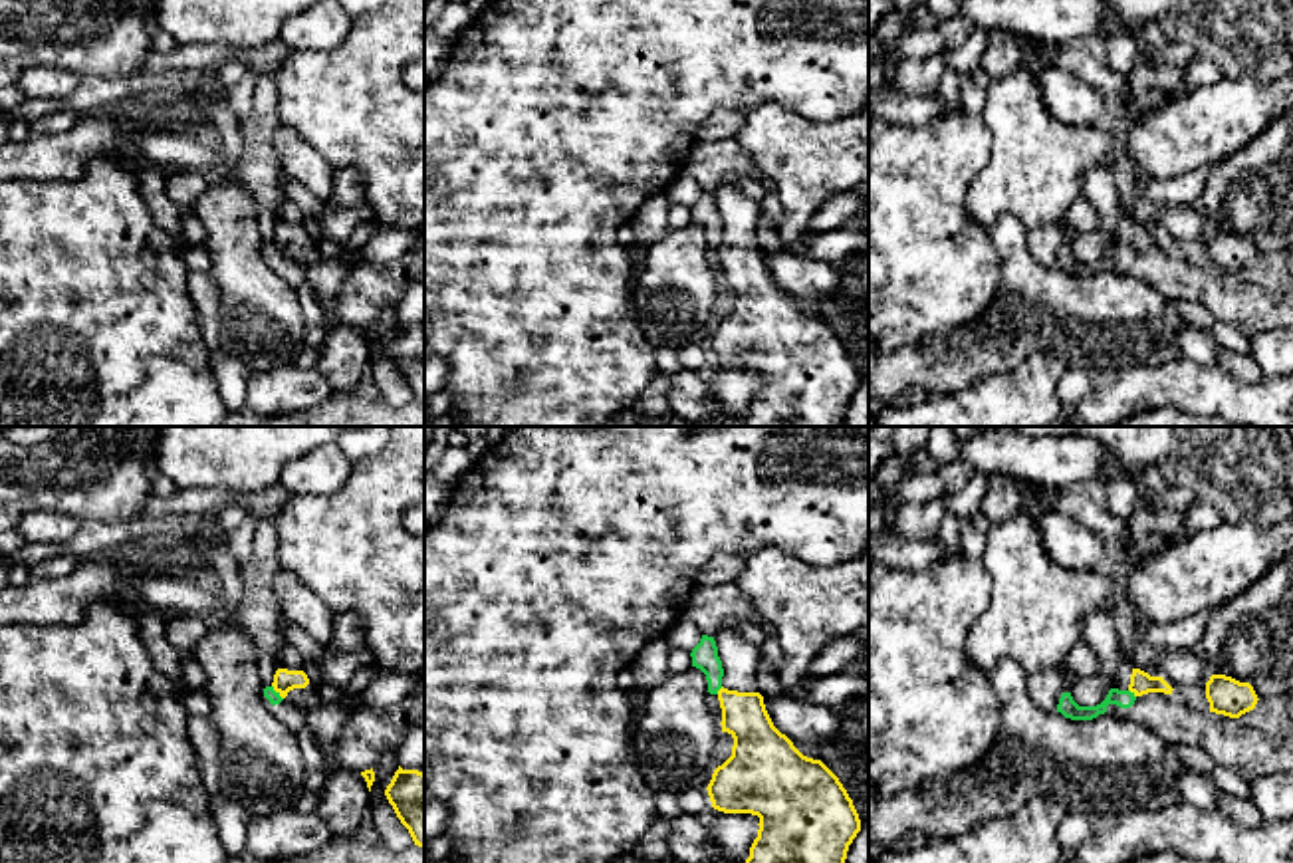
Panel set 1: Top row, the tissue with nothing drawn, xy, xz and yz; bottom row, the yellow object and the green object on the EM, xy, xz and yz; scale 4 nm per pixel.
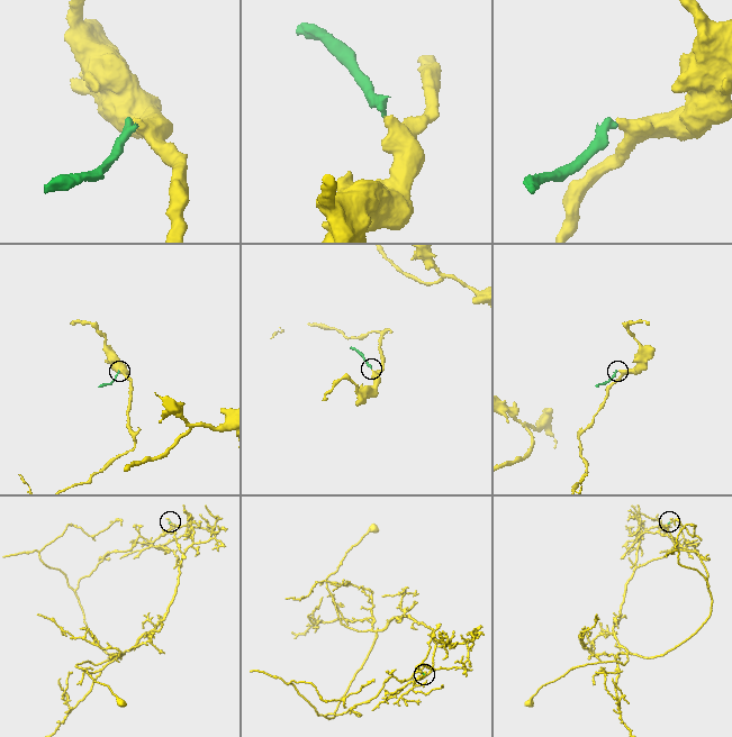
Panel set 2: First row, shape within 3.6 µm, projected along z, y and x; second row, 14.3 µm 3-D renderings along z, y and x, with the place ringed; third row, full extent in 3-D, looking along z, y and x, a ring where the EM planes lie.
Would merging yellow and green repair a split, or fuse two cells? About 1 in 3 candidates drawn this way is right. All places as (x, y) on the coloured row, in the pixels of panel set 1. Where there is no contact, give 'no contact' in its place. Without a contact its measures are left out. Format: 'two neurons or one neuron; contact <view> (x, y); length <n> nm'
two neurons; contact yz (1131, 691); length 50 nm

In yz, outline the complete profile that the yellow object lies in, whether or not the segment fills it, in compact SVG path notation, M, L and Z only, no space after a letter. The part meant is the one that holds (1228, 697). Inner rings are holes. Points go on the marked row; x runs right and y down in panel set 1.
M1212 675L1206 682L1210 712L1239 718L1257 704L1257 694L1249 682L1239 682L1226 675Z

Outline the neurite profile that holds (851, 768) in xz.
M843 714L819 760L839 778L853 800L859 819L869 825L869 752L857 752L843 744Z

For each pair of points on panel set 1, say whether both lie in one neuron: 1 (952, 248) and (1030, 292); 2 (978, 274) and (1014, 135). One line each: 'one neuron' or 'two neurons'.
1: two neurons
2: two neurons

